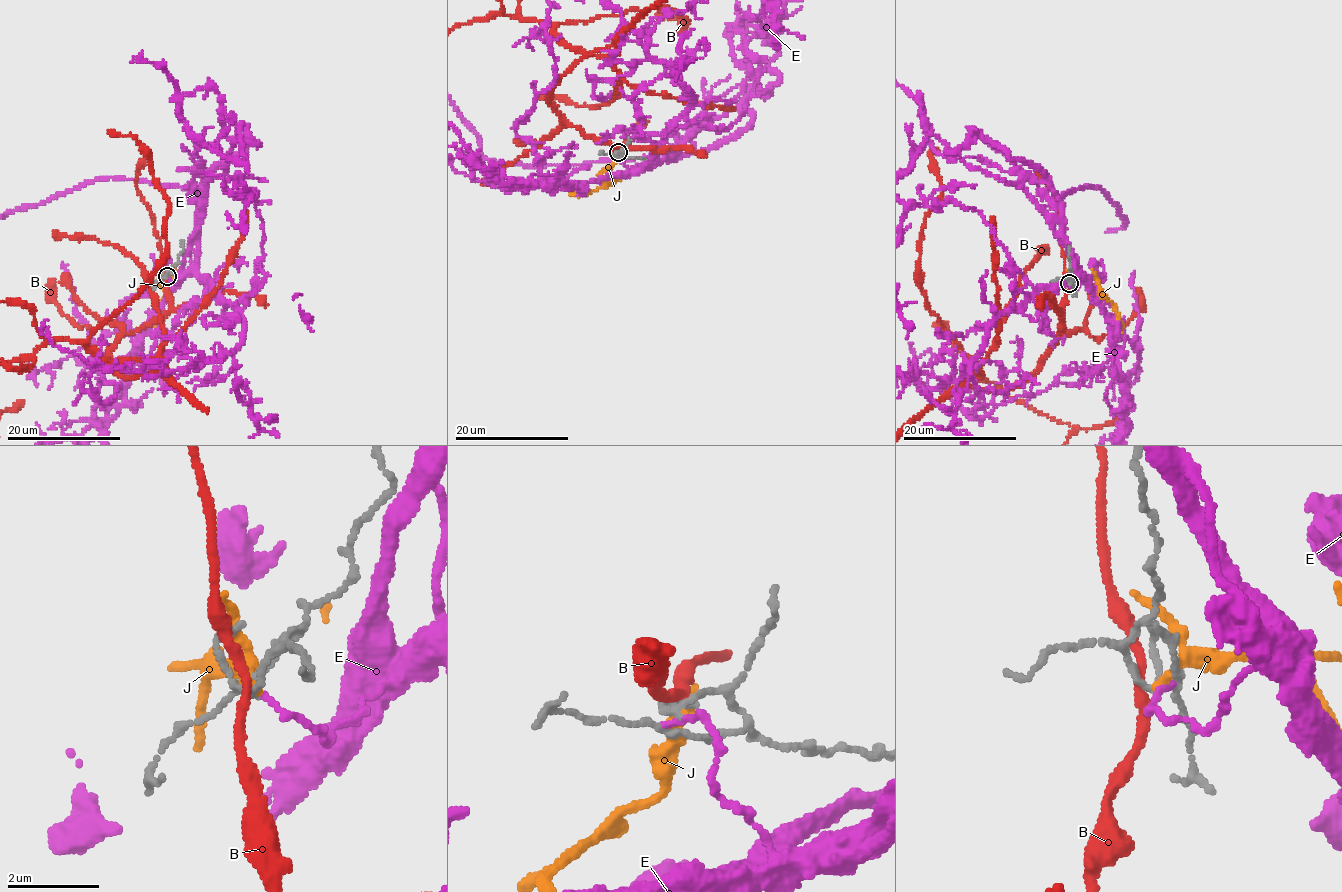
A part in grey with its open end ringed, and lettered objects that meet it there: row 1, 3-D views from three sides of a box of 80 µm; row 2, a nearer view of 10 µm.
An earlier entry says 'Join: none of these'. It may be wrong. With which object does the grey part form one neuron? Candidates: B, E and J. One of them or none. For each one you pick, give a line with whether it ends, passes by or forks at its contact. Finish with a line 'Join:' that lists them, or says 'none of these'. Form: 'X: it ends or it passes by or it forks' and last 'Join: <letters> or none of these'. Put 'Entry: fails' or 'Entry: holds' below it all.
Join: none of these
Entry: holds

